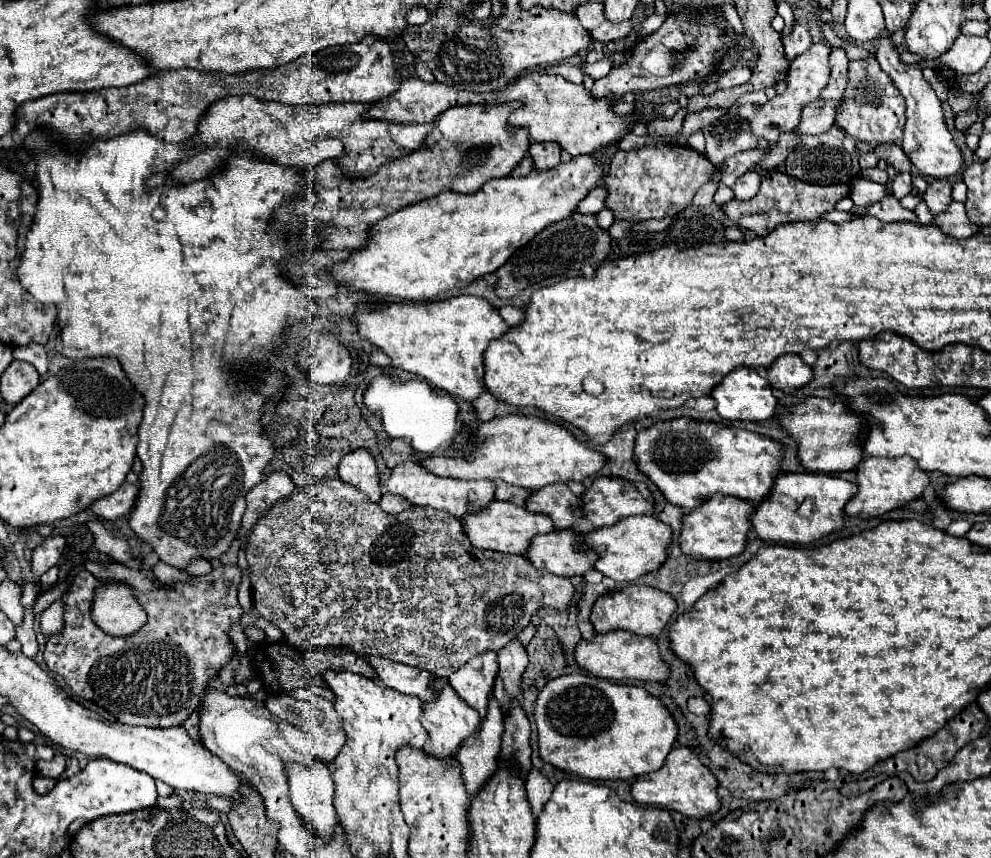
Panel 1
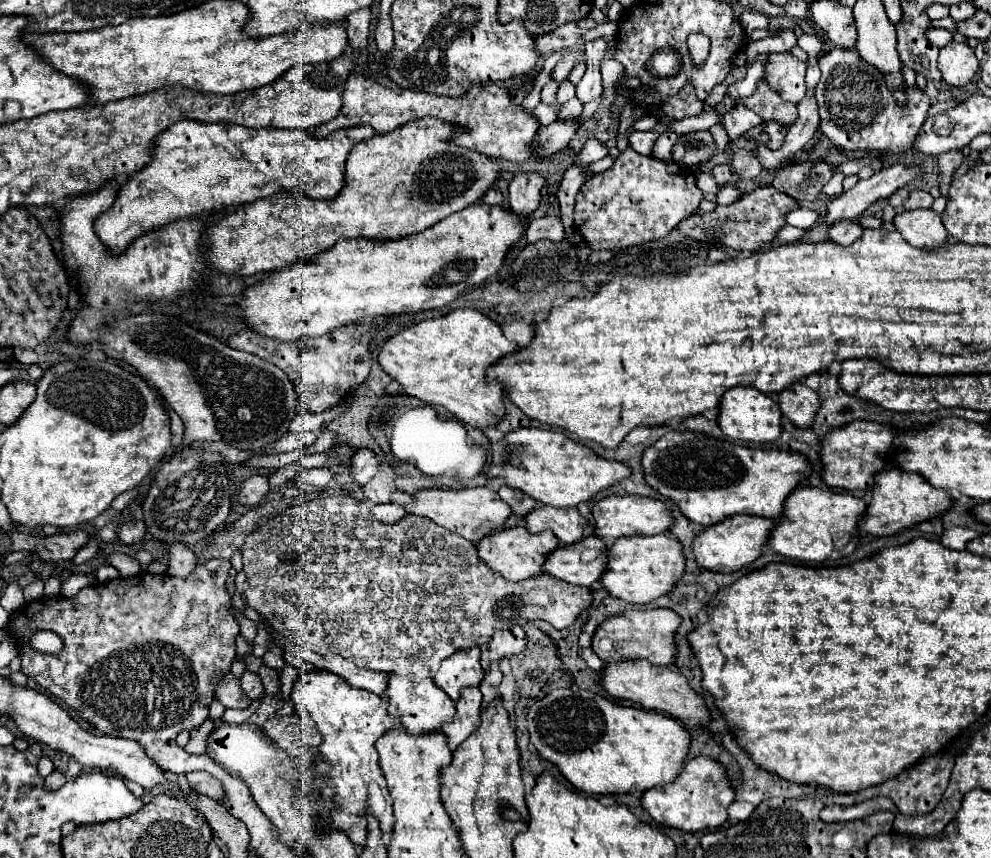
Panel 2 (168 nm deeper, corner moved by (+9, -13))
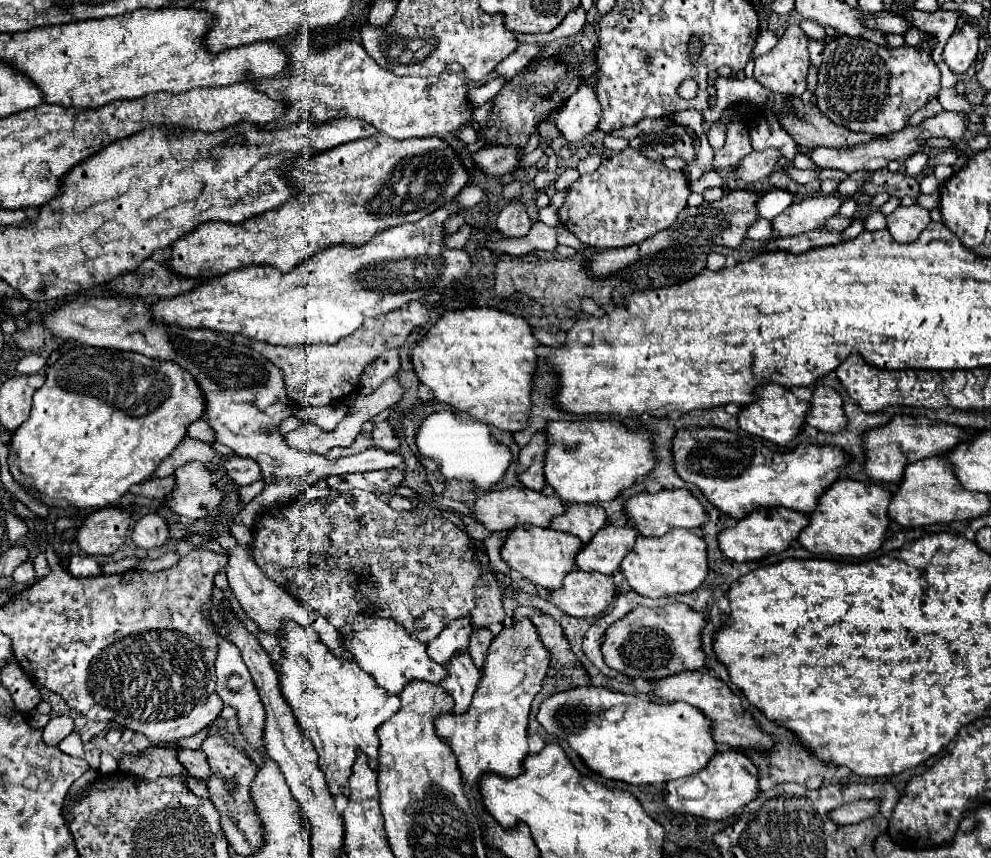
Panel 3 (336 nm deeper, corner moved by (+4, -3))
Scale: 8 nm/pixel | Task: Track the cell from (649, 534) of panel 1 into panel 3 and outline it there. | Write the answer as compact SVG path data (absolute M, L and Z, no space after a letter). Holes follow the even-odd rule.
M674 529L662 537L636 537L634 549L624 557L620 573L626 577L628 585L650 599L690 593L694 591L708 573L706 543L700 535L688 529Z

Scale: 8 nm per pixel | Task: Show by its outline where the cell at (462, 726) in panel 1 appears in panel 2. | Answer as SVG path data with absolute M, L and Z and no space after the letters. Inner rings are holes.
M389 673L385 697L387 697L387 703L389 703L389 713L393 717L401 719L401 723L413 735L421 735L421 733L435 731L445 721L453 719L453 715L455 715L455 701L449 695L445 695L445 691L441 691L433 683L433 679L423 679L423 681L417 681L415 683L409 677L403 677L403 675L397 675L397 673Z

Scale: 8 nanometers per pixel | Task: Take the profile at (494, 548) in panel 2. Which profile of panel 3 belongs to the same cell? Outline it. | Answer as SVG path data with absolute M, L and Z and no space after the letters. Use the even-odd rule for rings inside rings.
M520 525L518 529L512 529L506 535L500 555L510 565L510 569L518 571L524 579L532 581L536 587L558 589L562 585L564 575L576 567L574 557L580 549L582 549L582 541L578 541L578 537L574 535L554 531L550 527L538 529L534 525Z

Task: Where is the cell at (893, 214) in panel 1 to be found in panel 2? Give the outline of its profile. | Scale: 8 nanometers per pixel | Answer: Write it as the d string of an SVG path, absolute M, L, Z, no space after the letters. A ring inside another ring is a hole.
M841 221L829 229L825 241L837 243L837 245L851 245L859 235L861 235L861 227L857 225L857 221Z

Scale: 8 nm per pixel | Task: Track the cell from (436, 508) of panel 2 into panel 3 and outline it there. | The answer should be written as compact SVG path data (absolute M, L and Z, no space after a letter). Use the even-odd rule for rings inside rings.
M514 485L514 487L488 491L480 497L476 497L476 501L470 505L470 509L472 509L472 517L478 523L482 523L488 531L502 531L502 529L510 531L516 525L524 525L524 523L532 523L532 525L538 525L538 527L548 527L550 519L564 511L564 505L556 495L544 497L542 493L536 493L532 489Z

